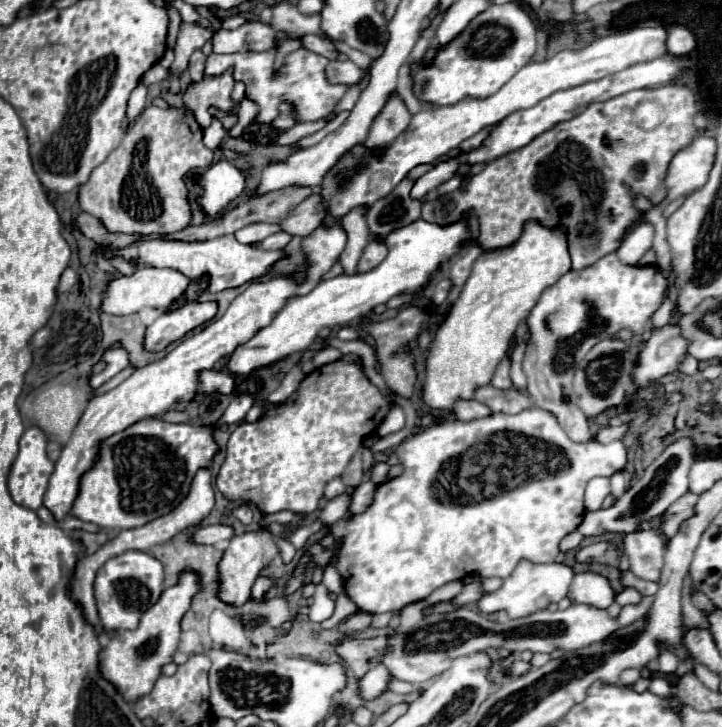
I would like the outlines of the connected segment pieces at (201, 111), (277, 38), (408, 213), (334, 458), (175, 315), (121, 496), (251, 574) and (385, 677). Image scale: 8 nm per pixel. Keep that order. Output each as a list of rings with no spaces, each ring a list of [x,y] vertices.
[[[224,73],[220,77],[204,77],[200,83],[192,83],[188,91],[182,95],[188,109],[194,111],[194,117],[202,129],[206,129],[212,123],[212,115],[208,113],[210,105],[216,105],[224,111],[230,111],[234,107],[230,93],[234,87],[232,73]]]
[[[246,21],[234,31],[218,29],[212,35],[214,53],[244,53],[244,51],[268,51],[278,47],[286,39],[284,33],[274,31],[270,25],[260,21]]]
[[[404,179],[402,183],[396,185],[396,189],[388,197],[376,201],[370,207],[366,215],[366,223],[372,239],[382,241],[394,229],[406,227],[420,219],[422,201],[410,197],[412,185],[414,185],[414,179]]]
[[[344,355],[342,359],[306,375],[300,387],[282,405],[270,409],[260,421],[240,423],[234,429],[226,447],[226,459],[216,477],[216,487],[226,501],[254,503],[262,513],[278,513],[288,509],[310,515],[318,509],[324,485],[342,475],[356,449],[372,431],[378,429],[390,407],[390,397],[382,395],[380,389],[374,387],[364,375],[358,355]]]
[[[184,301],[180,307],[160,313],[160,317],[146,329],[146,349],[162,351],[172,341],[182,339],[188,331],[214,319],[218,311],[216,301]]]
[[[164,419],[138,421],[100,445],[100,457],[94,467],[82,475],[80,493],[70,513],[102,529],[134,529],[146,525],[170,513],[188,495],[196,471],[208,467],[216,453],[218,445],[208,427],[168,423]]]
[[[254,531],[244,533],[240,537],[232,537],[228,549],[224,551],[220,563],[218,563],[218,599],[228,605],[244,605],[250,597],[250,589],[264,565],[268,565],[278,555],[278,547],[274,545],[274,537],[266,531]]]
[[[376,665],[372,667],[360,681],[358,681],[358,687],[360,687],[360,695],[364,699],[374,699],[378,697],[380,693],[384,693],[388,689],[388,681],[392,679],[390,671],[384,667],[384,665]]]

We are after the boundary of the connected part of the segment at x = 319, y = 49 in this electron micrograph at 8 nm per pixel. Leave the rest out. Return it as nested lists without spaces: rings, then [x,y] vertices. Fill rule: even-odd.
[[[306,35],[306,37],[302,39],[302,45],[304,45],[306,49],[318,53],[318,55],[328,57],[328,59],[336,59],[336,55],[338,55],[338,51],[334,49],[334,45],[332,45],[330,41],[326,41],[326,39],[322,39],[322,37],[316,37],[316,35]]]

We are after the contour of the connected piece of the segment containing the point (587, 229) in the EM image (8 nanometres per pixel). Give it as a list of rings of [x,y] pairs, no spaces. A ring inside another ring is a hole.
[[[664,85],[658,89],[638,89],[630,91],[626,95],[614,97],[604,103],[592,103],[588,109],[580,115],[576,115],[570,121],[558,123],[554,129],[542,133],[522,149],[510,151],[494,161],[488,163],[488,167],[474,175],[468,181],[468,191],[458,189],[450,195],[440,197],[434,203],[434,215],[436,223],[448,225],[458,221],[460,217],[466,217],[468,211],[474,207],[478,221],[480,221],[480,245],[484,249],[498,249],[514,243],[524,227],[526,219],[538,219],[542,225],[554,227],[554,225],[566,225],[568,227],[568,241],[570,241],[570,257],[572,257],[572,269],[584,269],[592,263],[596,263],[600,257],[616,251],[620,243],[626,237],[628,227],[642,215],[638,209],[634,209],[632,195],[640,193],[648,197],[654,205],[658,205],[664,195],[664,177],[670,159],[674,153],[684,149],[698,133],[694,127],[694,115],[696,115],[696,95],[688,87],[680,85]],[[604,137],[610,137],[610,145],[606,147],[602,143]],[[560,205],[572,205],[572,213],[560,215]]]

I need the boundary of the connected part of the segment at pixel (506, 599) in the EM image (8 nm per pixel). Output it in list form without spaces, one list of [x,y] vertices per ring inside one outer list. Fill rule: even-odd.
[[[520,561],[514,573],[510,573],[510,577],[504,579],[500,589],[492,593],[482,593],[482,597],[478,599],[478,607],[502,607],[502,611],[506,611],[510,619],[526,617],[534,611],[546,609],[550,603],[558,603],[560,599],[564,599],[568,595],[572,577],[574,577],[574,571],[564,563],[536,565],[530,561]]]

